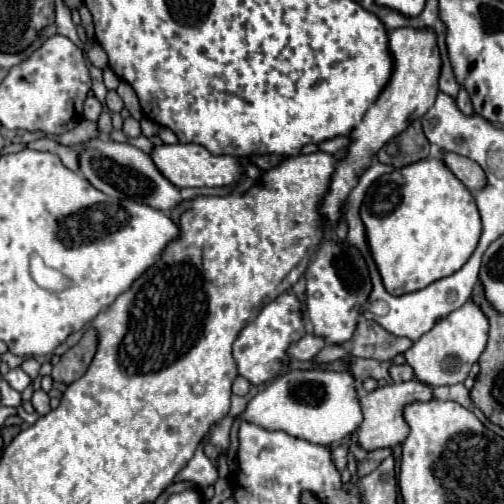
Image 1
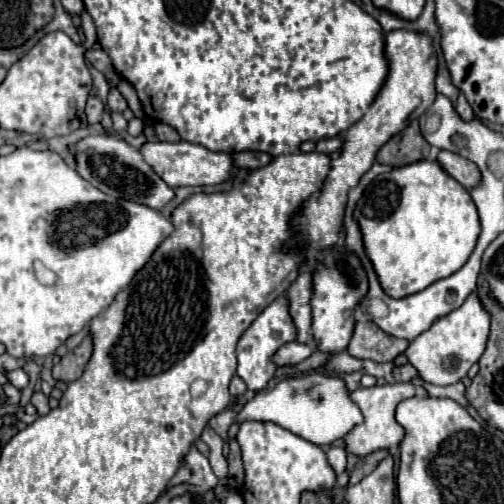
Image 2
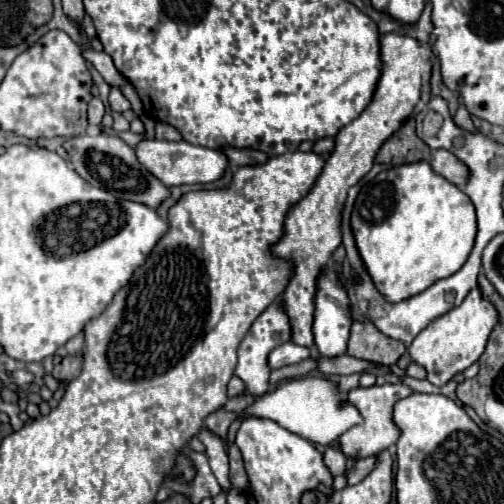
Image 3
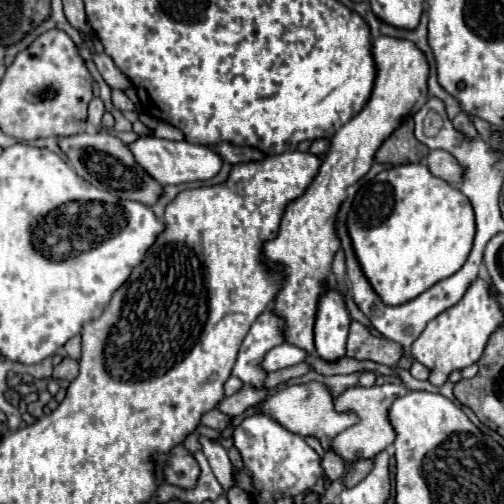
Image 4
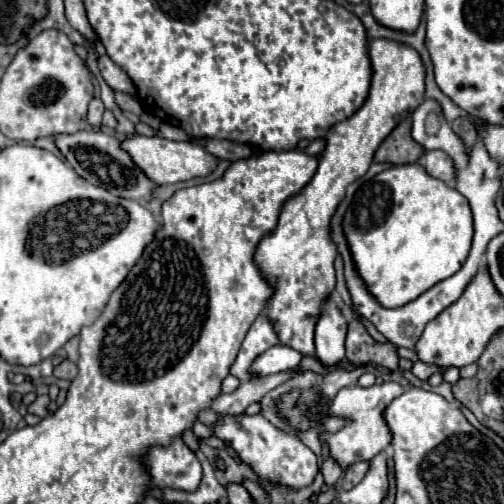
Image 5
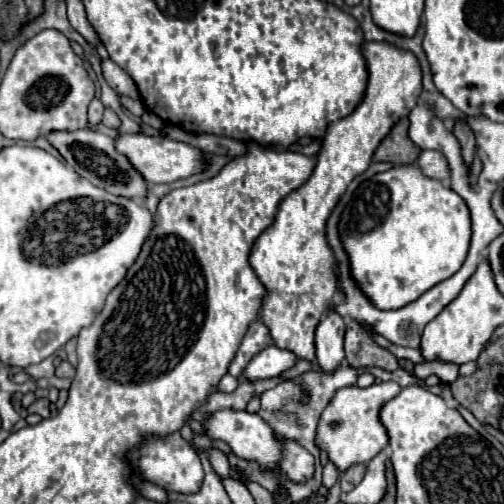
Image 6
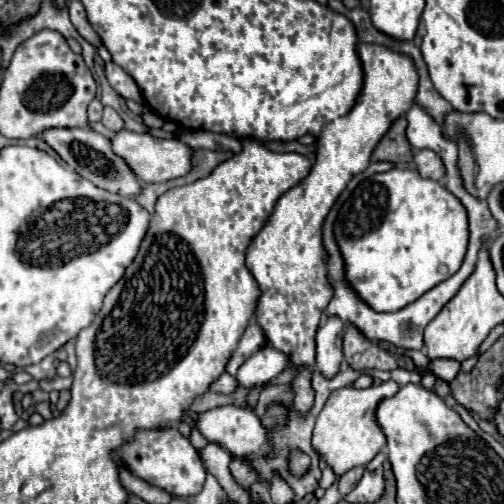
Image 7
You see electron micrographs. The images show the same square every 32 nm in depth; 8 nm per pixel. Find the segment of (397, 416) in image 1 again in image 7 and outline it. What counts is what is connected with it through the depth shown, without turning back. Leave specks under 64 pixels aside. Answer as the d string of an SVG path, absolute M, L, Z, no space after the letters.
M388 380L382 382L380 386L370 386L364 390L346 386L332 392L332 396L328 398L324 410L316 420L312 444L314 450L334 468L338 476L354 466L366 466L382 450L382 446L386 444L386 436L376 422L376 408L384 398L394 396L398 390L400 386L394 380Z

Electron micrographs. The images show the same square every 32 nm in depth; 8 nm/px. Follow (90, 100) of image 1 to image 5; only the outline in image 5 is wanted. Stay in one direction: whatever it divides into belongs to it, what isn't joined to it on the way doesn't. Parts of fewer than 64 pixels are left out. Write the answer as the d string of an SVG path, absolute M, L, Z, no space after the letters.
M94 98L88 106L88 124L94 126L94 128L100 128L102 114L104 114L104 104L102 104L100 98Z

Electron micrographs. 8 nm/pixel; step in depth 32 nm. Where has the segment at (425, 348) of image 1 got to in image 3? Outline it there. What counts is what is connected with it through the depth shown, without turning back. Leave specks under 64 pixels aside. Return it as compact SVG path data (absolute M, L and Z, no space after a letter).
M474 288L458 308L452 308L444 316L430 322L430 326L414 338L414 342L408 346L408 356L414 364L426 370L428 382L432 382L434 386L444 386L458 374L464 374L464 370L482 356L486 340L492 332L492 324L496 324L492 306L482 298L482 292Z

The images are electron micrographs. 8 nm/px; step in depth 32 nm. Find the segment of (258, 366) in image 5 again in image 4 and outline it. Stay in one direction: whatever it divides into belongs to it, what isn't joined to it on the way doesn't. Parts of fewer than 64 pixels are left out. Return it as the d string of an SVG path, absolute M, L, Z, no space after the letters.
M284 342L284 344L272 348L272 350L266 354L266 358L264 358L264 362L262 362L262 368L264 368L266 372L276 372L276 370L282 370L282 368L300 364L306 356L308 356L306 350Z

